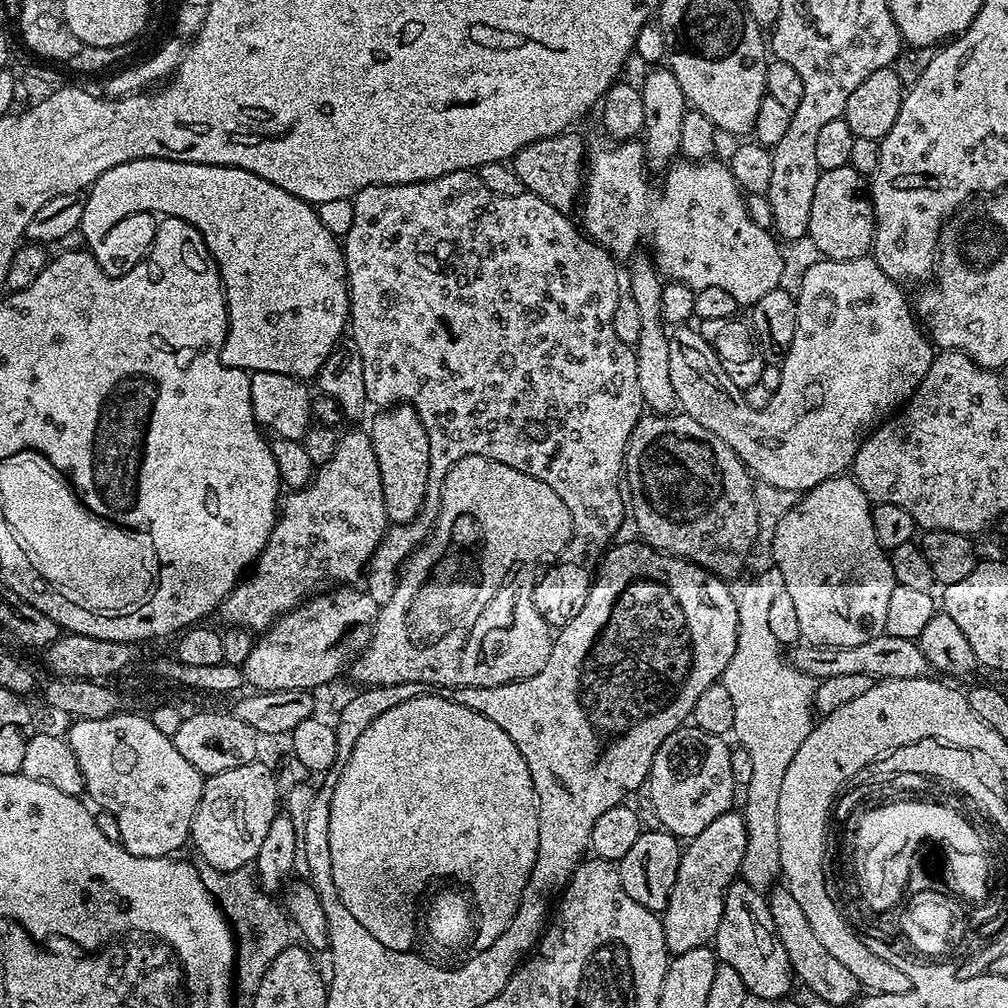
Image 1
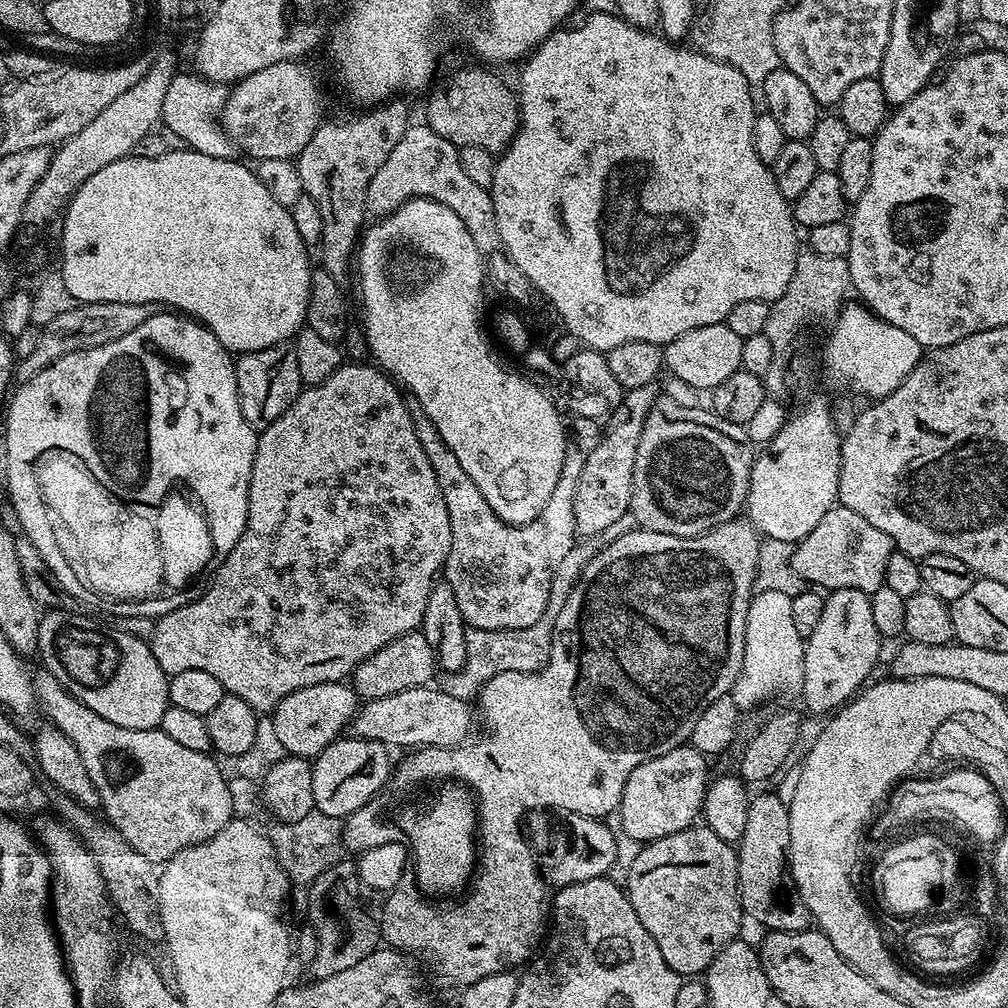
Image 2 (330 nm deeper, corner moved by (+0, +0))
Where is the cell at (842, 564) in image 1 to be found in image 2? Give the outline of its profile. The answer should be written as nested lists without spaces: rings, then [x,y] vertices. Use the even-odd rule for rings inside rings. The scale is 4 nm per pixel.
[[[853,588],[835,589],[825,599],[822,622],[804,645],[804,704],[812,712],[835,713],[865,687],[880,656],[882,637],[874,626],[871,595]]]

